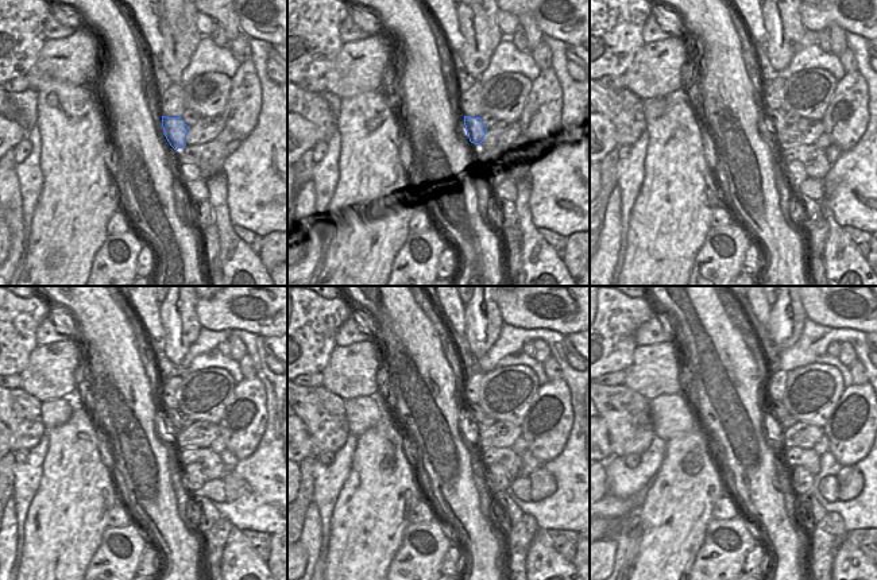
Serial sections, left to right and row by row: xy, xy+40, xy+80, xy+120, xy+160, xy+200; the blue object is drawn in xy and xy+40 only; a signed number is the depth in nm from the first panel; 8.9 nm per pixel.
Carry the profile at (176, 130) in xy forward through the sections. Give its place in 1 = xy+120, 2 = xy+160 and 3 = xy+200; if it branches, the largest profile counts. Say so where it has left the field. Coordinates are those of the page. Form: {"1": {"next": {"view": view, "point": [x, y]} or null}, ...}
{"1": {"next": {"view": "xy+120", "point": [173, 416]}}, "2": {"next": {"view": "xy+160", "point": [476, 412]}}, "3": {"next": {"view": "xy+200", "point": [779, 413]}}}

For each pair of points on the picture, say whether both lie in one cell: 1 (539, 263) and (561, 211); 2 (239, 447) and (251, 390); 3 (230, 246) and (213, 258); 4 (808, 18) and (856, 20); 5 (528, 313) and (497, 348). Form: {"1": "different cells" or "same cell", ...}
{"1": "different cells", "2": "same cell", "3": "different cells", "4": "same cell", "5": "different cells"}

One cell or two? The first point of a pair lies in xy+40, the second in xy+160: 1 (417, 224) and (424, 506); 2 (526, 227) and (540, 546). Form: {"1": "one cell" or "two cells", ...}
{"1": "one cell", "2": "one cell"}

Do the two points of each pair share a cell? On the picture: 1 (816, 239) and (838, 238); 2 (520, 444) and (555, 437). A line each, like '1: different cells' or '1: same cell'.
1: different cells
2: different cells

